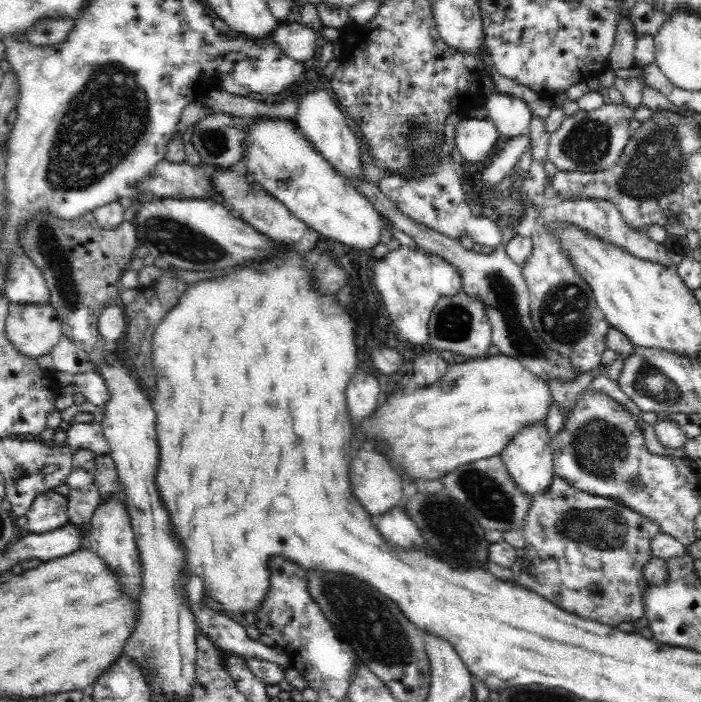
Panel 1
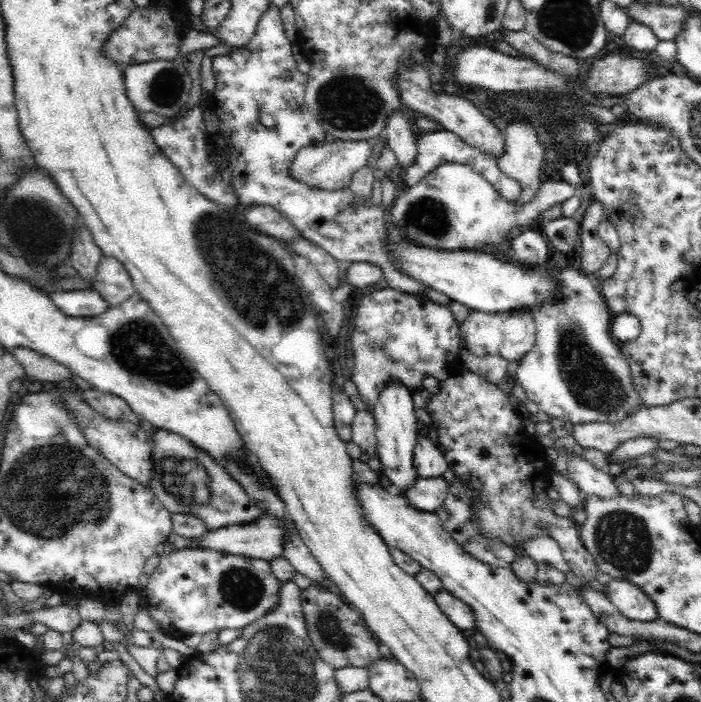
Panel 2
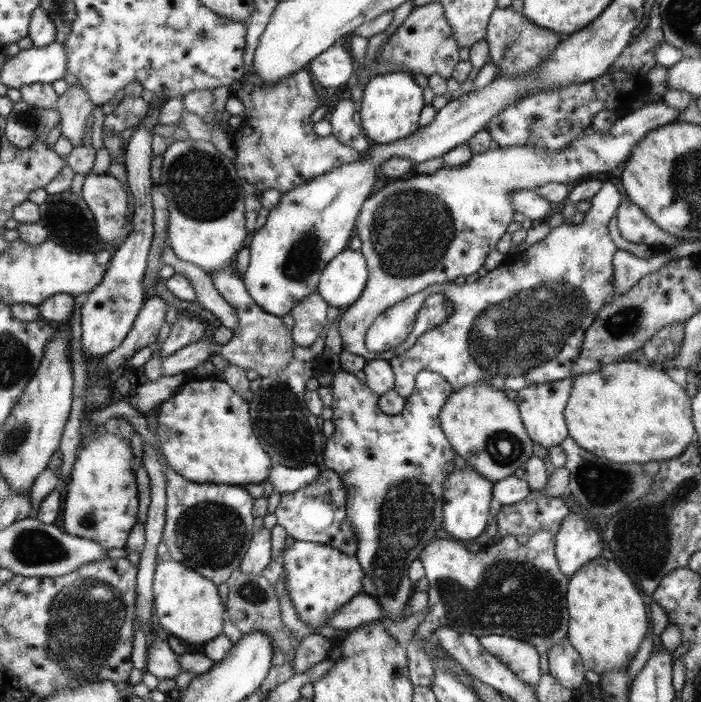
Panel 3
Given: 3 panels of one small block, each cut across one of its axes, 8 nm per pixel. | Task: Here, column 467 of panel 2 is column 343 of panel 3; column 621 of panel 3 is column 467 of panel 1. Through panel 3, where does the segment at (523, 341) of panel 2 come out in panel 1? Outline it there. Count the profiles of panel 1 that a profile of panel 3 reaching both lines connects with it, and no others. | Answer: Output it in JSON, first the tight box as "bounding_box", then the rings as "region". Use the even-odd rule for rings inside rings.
{"bounding_box":[455,114,496,164],"region":[[[464,114],[455,126],[455,144],[468,164],[486,160],[496,148],[496,125],[488,118],[478,119]]]}

